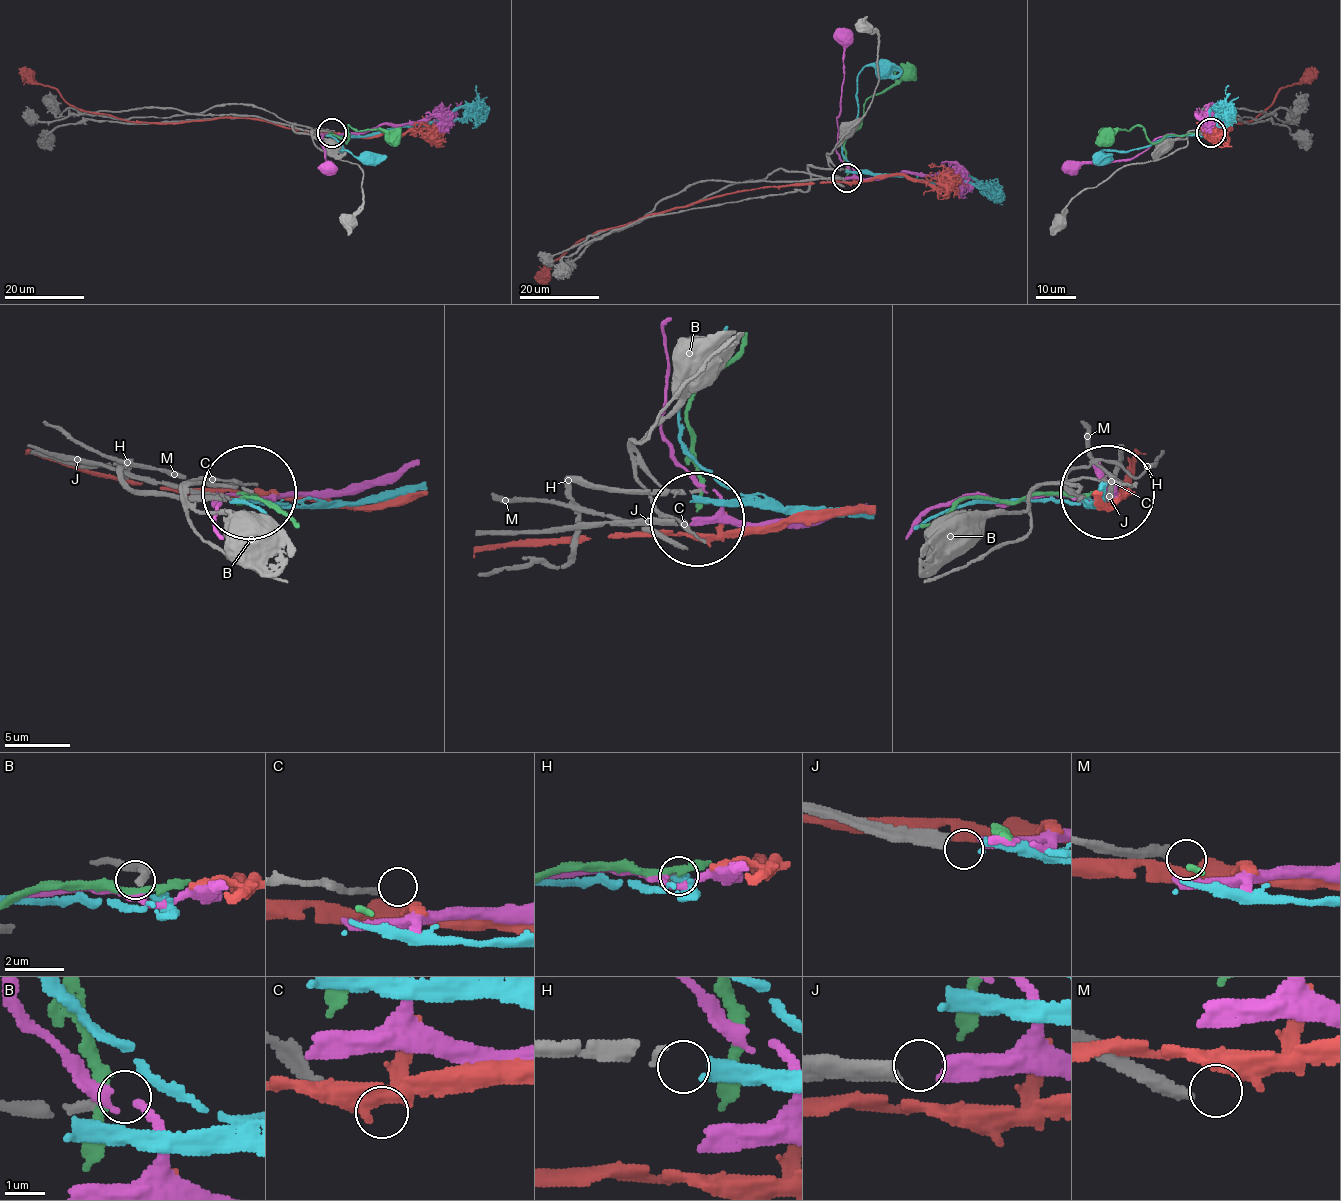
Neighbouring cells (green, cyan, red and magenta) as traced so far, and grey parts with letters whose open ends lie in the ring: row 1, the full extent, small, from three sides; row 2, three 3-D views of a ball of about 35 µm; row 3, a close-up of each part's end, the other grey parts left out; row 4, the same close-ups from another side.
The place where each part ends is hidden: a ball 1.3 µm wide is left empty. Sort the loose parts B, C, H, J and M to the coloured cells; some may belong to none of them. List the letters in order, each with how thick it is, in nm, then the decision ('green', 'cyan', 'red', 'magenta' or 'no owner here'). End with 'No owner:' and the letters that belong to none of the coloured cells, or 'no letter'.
B: 240 nm thick; no owner here
C: 190 nm thick; no owner here
H: 200 nm thick; cyan
J: 380 nm thick; magenta
M: 280 nm thick; no owner here
No owner: B, C, M

